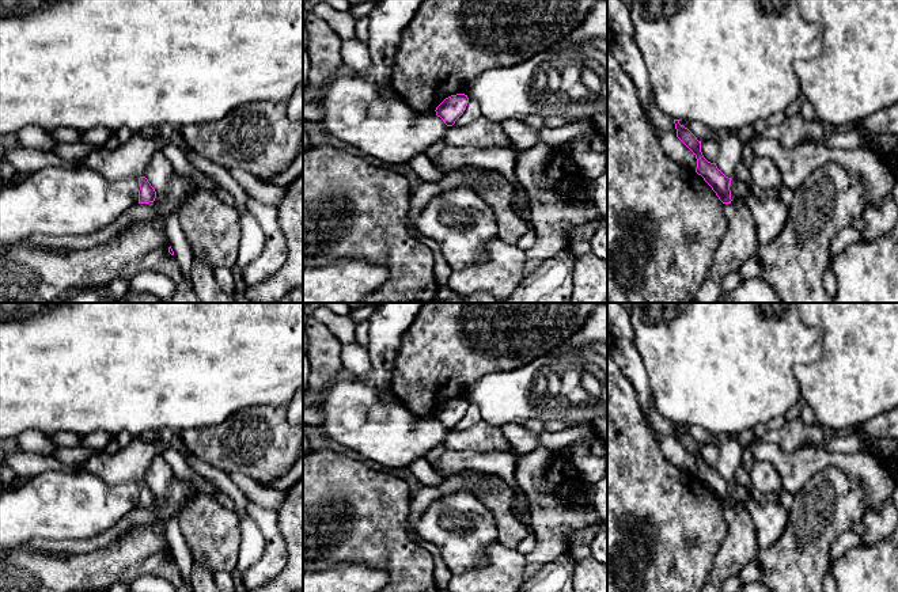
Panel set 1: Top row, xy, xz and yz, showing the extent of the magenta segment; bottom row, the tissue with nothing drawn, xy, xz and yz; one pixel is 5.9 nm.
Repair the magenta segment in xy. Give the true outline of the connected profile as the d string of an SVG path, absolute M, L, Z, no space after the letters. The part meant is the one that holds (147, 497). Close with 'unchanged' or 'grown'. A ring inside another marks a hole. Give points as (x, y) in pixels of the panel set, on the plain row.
M140 481L139 482L139 489L140 489L139 508L149 508L149 506L154 506L155 502L156 502L156 496L151 490L151 487L148 486L148 483L145 481Z; unchanged

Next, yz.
M674 424L677 441L696 459L697 473L696 477L712 492L723 508L731 508L731 482L725 481L716 470L708 466L701 456L701 445L683 429L681 424Z; unchanged

